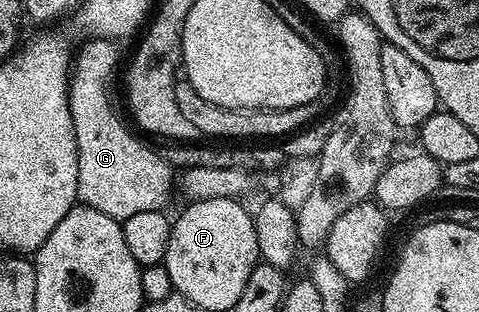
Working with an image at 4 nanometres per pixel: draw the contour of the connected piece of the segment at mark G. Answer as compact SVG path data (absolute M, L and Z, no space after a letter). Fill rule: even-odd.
M91 38L82 48L77 48L76 54L72 59L72 70L70 73L70 108L72 109L72 125L76 133L76 145L78 146L78 199L83 204L92 209L96 209L100 213L104 213L108 217L116 220L124 220L134 216L136 213L148 213L149 211L163 210L170 199L170 194L176 191L176 175L170 166L159 157L157 150L153 146L149 147L146 143L141 143L128 128L122 124L122 119L118 116L118 111L114 108L114 103L110 100L110 86L114 83L114 74L118 71L118 46L119 44L112 39L95 39Z

